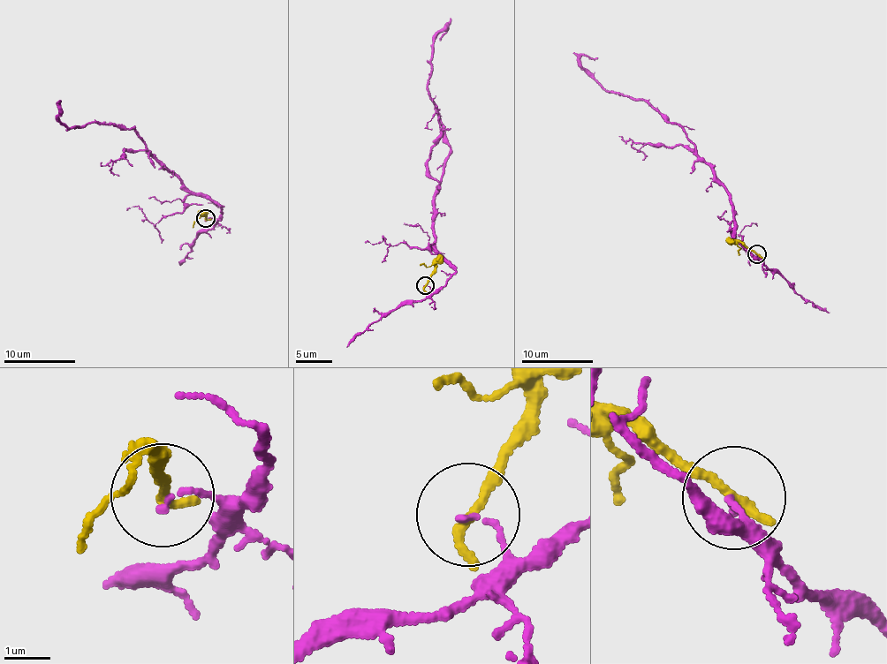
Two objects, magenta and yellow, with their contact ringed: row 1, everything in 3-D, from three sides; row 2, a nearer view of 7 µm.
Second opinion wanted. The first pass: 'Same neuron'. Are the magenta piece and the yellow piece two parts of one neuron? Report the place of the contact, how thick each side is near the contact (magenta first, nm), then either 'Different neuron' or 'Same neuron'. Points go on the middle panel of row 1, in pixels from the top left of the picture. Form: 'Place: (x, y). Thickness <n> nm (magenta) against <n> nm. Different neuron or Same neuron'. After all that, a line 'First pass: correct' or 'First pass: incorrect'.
Place: (425, 285). Thickness 110 nm (magenta) against 260 nm. Different neuron
First pass: incorrect

